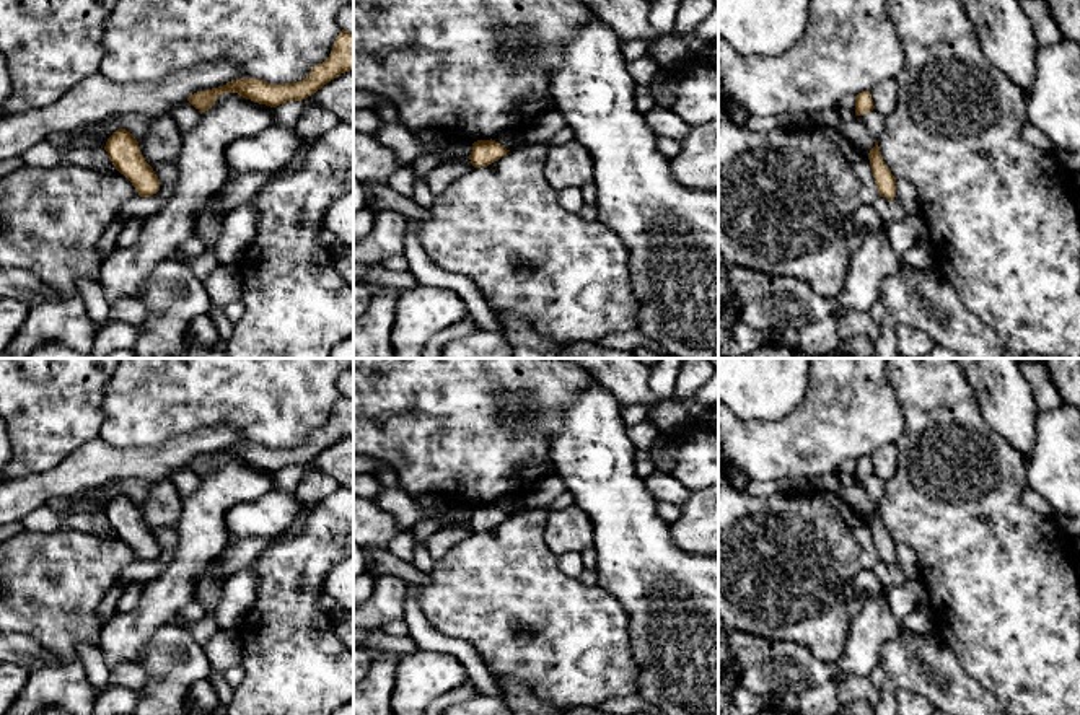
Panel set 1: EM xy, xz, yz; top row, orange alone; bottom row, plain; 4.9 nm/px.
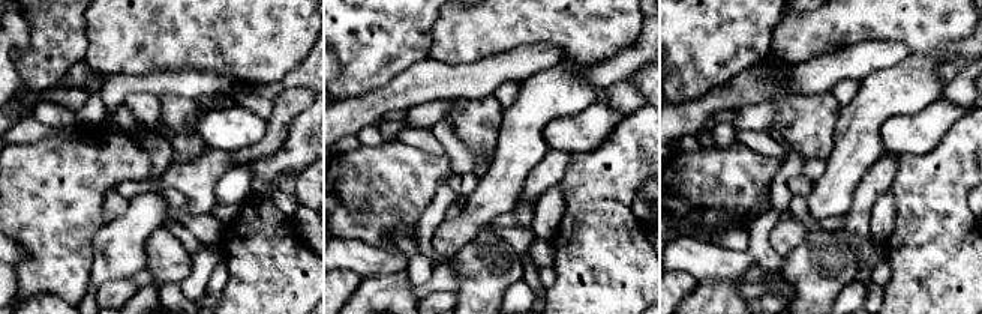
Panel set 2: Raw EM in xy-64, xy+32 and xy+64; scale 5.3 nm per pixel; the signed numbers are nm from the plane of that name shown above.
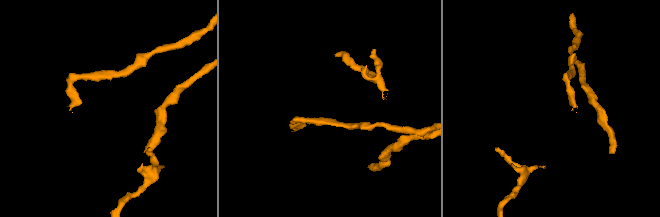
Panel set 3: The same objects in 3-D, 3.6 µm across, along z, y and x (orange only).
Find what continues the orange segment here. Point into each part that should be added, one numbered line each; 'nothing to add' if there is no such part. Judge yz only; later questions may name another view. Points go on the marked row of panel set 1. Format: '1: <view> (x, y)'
nothing to add

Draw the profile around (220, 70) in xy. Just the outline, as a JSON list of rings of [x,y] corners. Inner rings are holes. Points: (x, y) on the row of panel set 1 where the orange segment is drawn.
[[[220,60],[195,65],[150,83],[116,83],[99,72],[81,80],[52,106],[0,119],[0,161],[20,156],[54,132],[80,132],[132,112],[160,117],[197,91],[239,80],[238,68]]]

